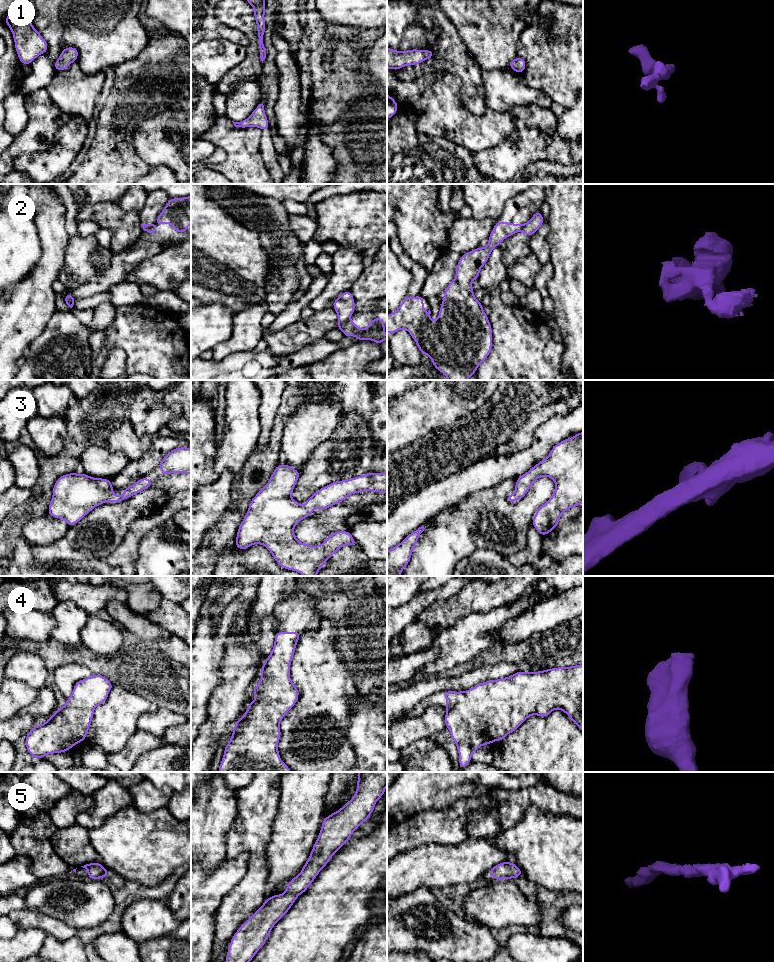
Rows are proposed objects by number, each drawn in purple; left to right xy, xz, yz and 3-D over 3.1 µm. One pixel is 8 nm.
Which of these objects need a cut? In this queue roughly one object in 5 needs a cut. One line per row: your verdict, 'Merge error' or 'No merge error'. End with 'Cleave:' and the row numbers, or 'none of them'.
1: No merge error
2: Merge error
3: No merge error
4: No merge error
5: No merge error
Cleave: 2

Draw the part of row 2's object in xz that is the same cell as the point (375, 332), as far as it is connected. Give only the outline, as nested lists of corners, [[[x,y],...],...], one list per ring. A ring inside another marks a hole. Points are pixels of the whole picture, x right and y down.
[[[376,316],[368,323],[366,329],[360,329],[357,324],[349,320],[342,325],[341,331],[346,337],[356,336],[357,341],[371,340],[380,345],[387,340],[387,334],[384,333],[385,328],[384,320]]]

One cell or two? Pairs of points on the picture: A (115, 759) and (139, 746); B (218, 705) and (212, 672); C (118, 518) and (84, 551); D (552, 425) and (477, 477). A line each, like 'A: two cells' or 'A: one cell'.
A: one cell
B: two cells
C: one cell
D: one cell

